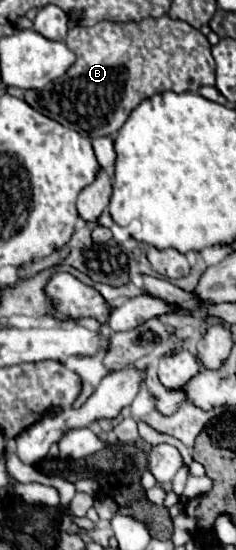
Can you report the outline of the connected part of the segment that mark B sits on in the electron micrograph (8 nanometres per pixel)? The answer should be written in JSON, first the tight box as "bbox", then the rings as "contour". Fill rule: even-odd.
{"bbox":[23,16,215,138],"contour":[[[161,16],[161,20],[157,20],[157,18],[147,18],[147,20],[139,22],[139,24],[135,24],[135,22],[129,22],[129,24],[97,22],[97,24],[91,26],[91,28],[75,26],[75,28],[69,30],[69,34],[67,34],[67,38],[65,38],[65,44],[67,44],[67,48],[77,56],[75,64],[73,64],[61,78],[49,82],[45,88],[41,88],[41,90],[27,90],[25,96],[23,96],[23,100],[25,100],[31,108],[35,108],[37,112],[45,114],[47,118],[51,118],[51,120],[55,120],[55,122],[59,122],[59,124],[63,124],[63,126],[67,126],[67,128],[71,128],[71,130],[75,130],[75,132],[87,136],[87,138],[97,138],[97,136],[103,136],[103,134],[115,134],[115,132],[127,122],[131,110],[135,110],[143,100],[149,100],[149,98],[155,96],[155,94],[163,94],[163,92],[167,92],[167,90],[177,92],[177,94],[183,94],[183,92],[197,92],[199,86],[213,86],[213,84],[215,84],[215,60],[213,60],[213,56],[211,56],[211,44],[209,44],[209,40],[207,40],[199,30],[195,30],[193,26],[189,26],[187,22],[171,20],[171,18],[167,18],[167,16]]]}

